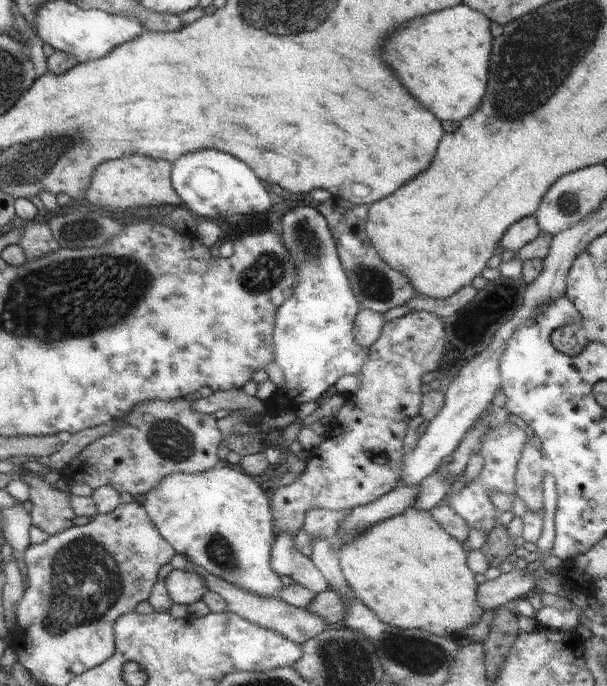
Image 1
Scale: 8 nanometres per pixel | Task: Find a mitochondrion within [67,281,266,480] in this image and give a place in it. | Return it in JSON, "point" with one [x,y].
{"point":[171,440]}

